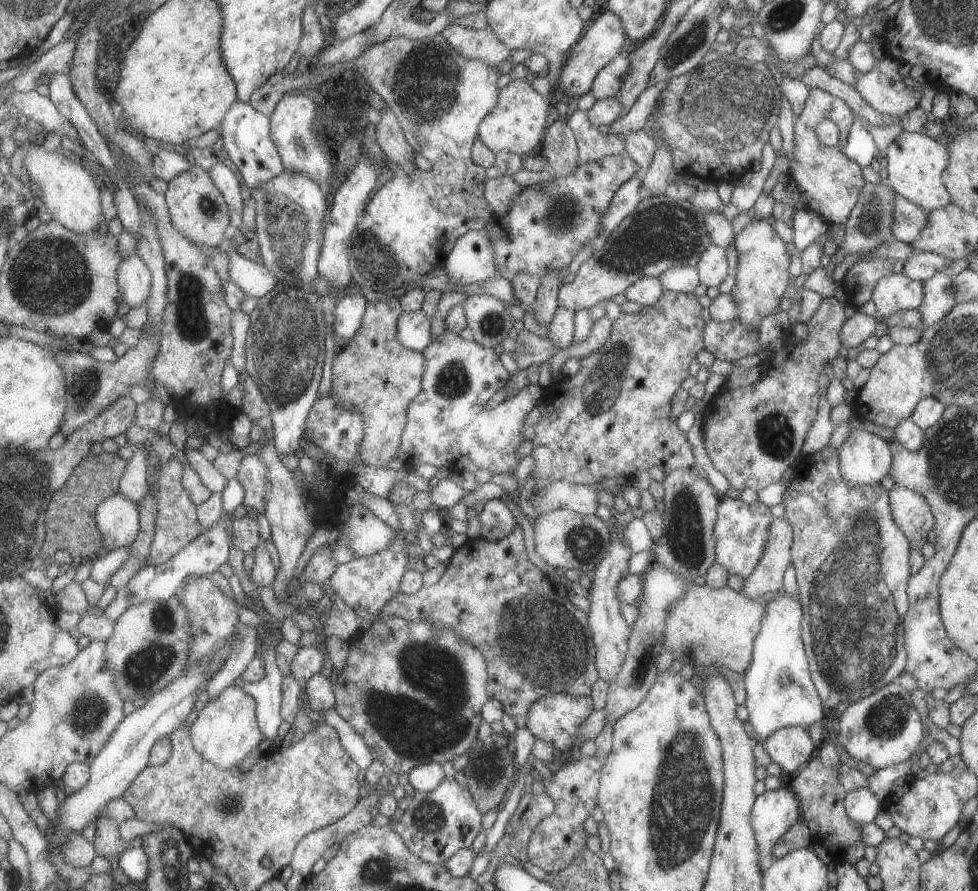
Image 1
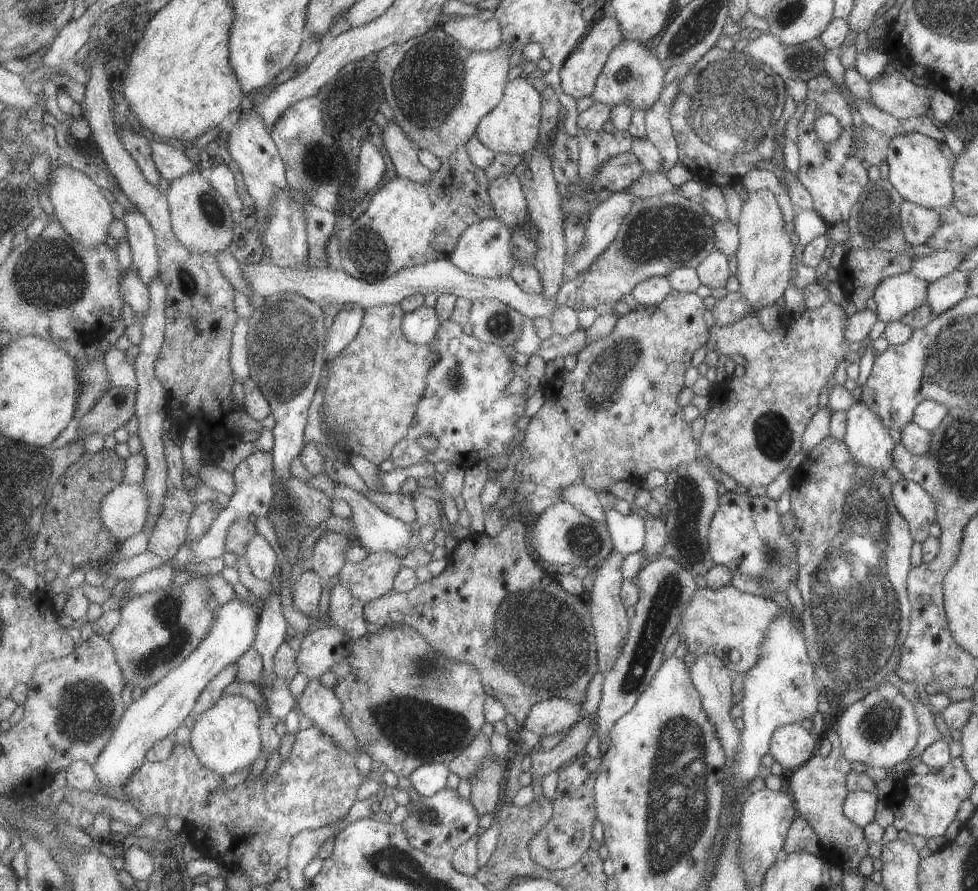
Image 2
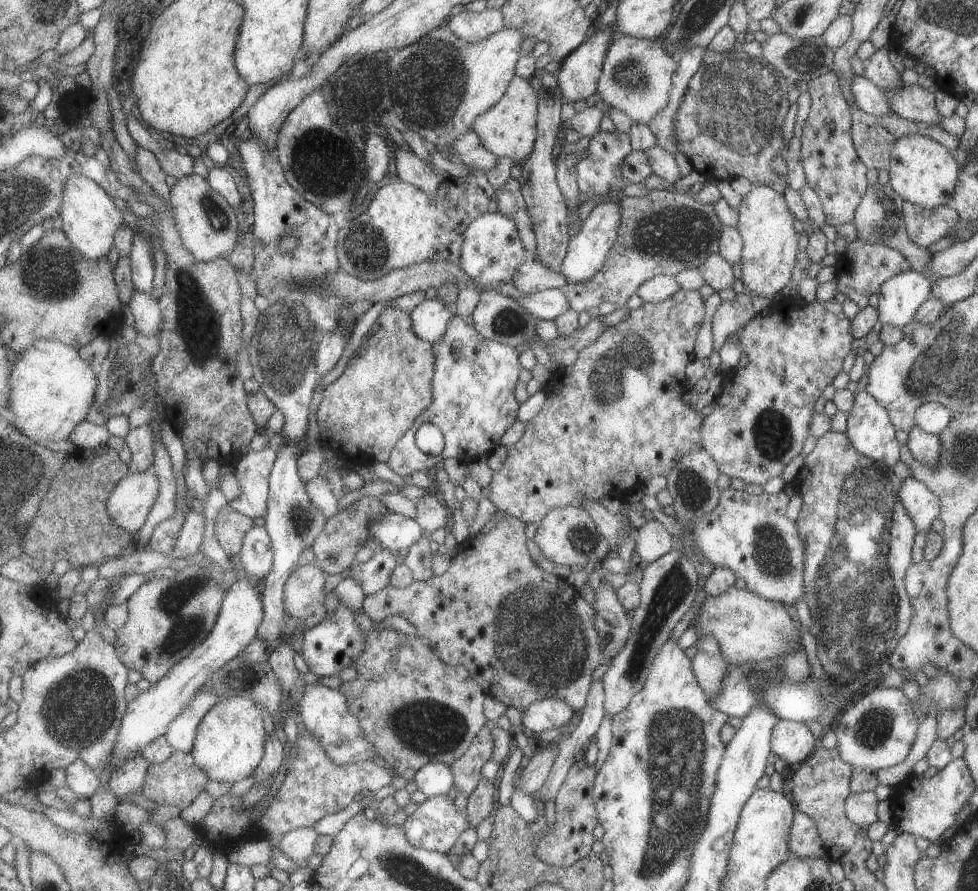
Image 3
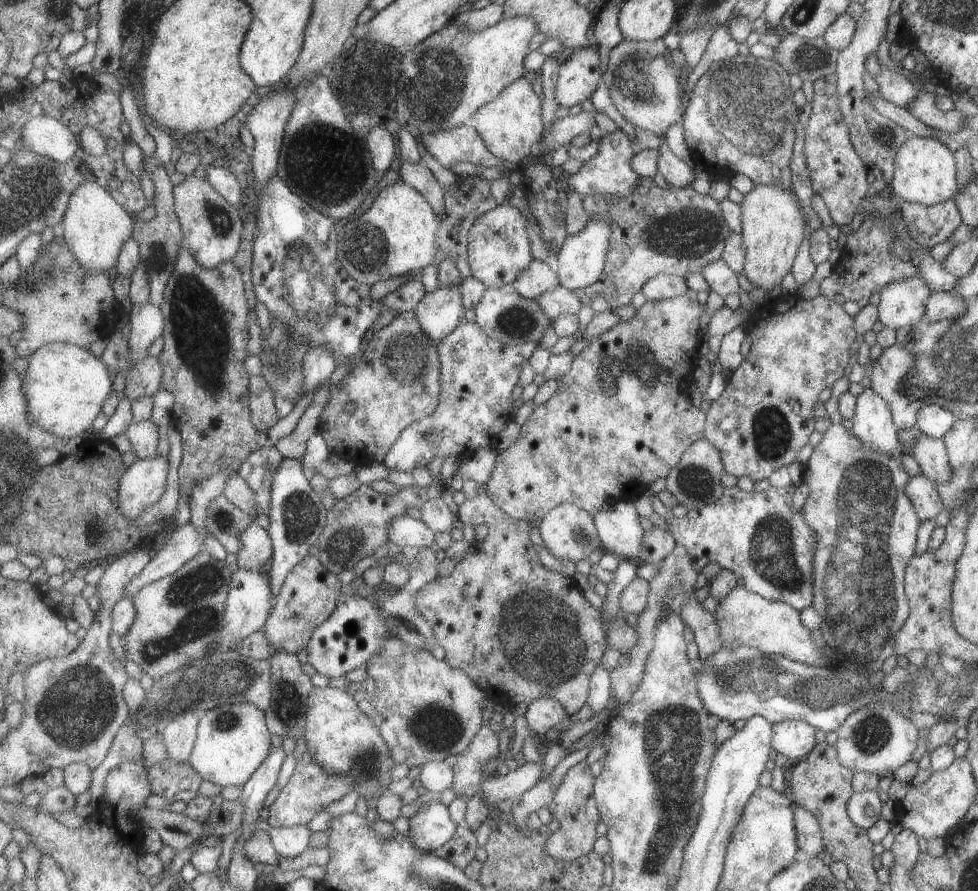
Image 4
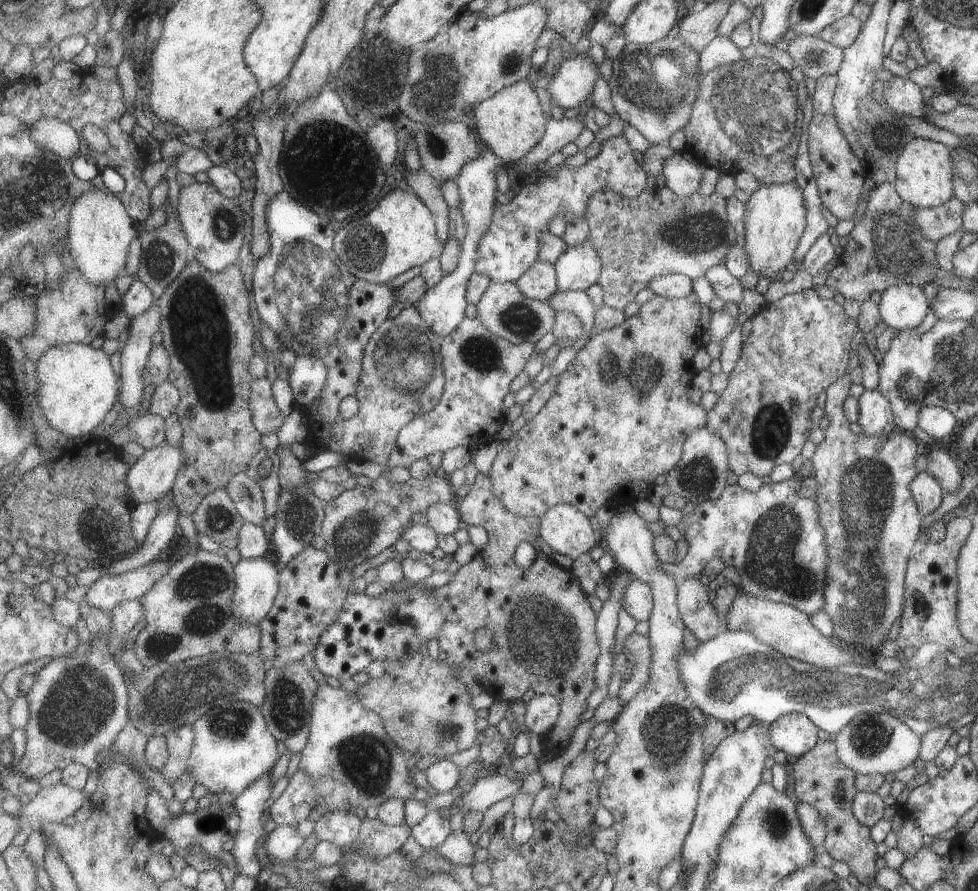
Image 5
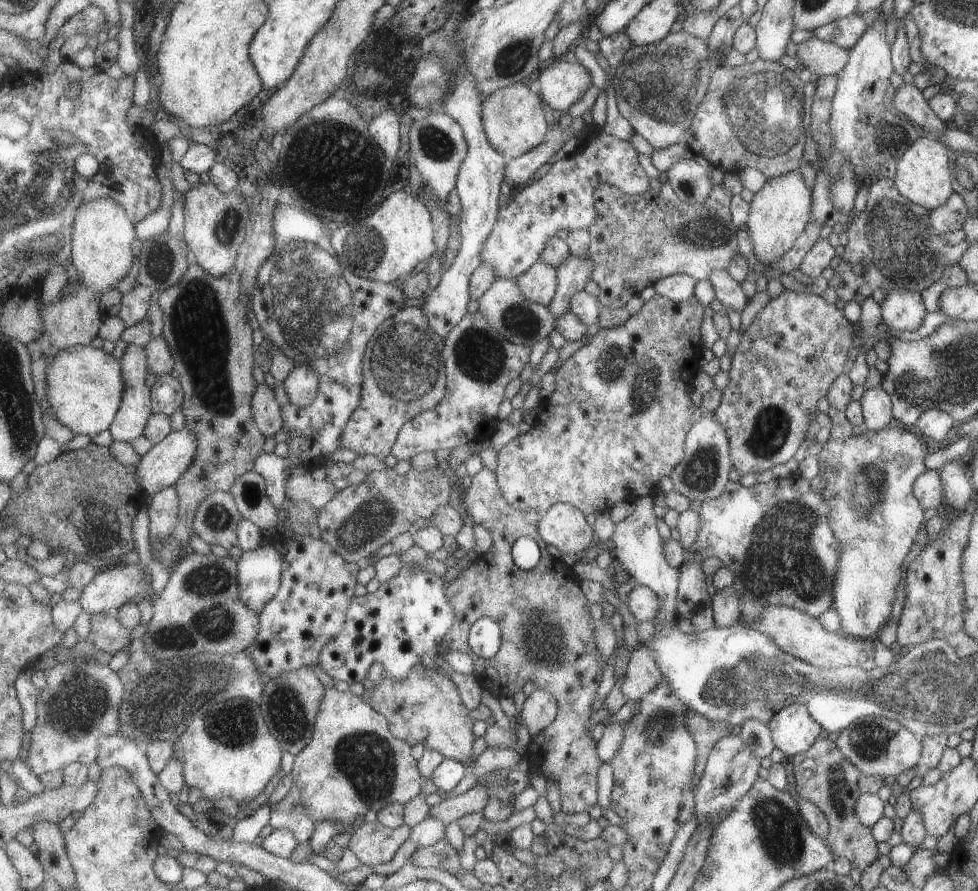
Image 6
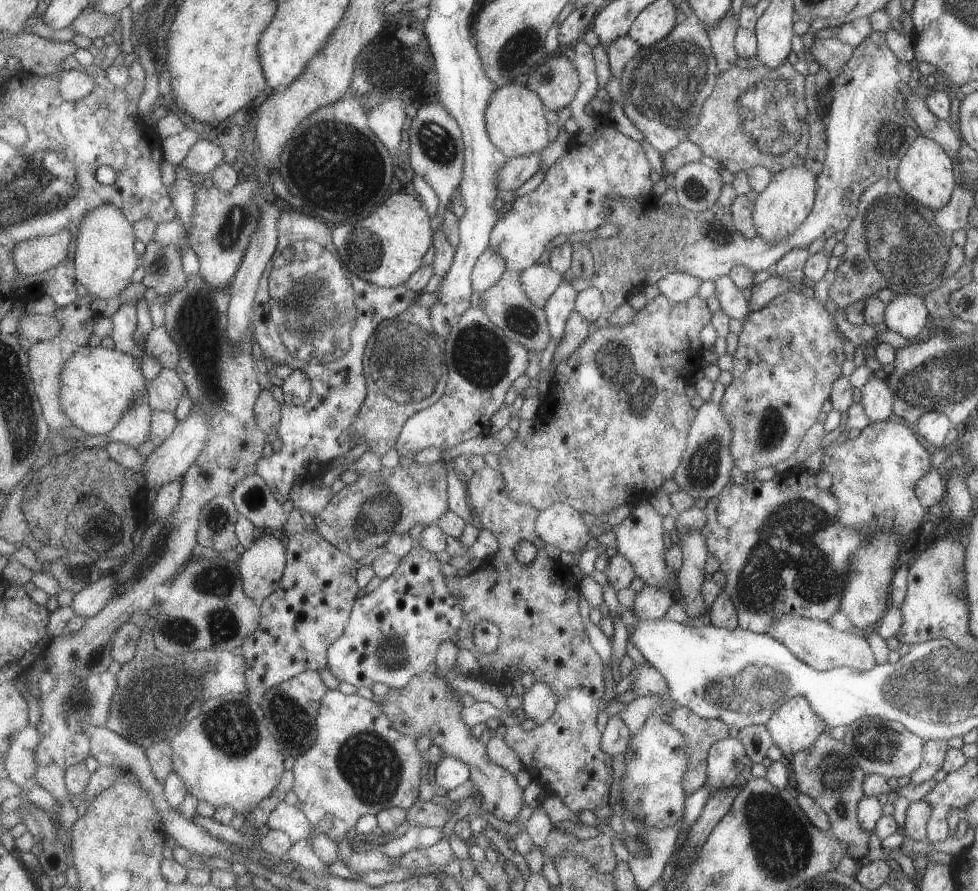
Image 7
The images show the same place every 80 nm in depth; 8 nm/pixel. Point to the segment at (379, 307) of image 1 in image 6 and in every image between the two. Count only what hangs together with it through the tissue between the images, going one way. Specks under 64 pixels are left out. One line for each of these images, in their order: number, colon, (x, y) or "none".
2: (374, 388)
3: (363, 414)
4: (398, 381)
5: (403, 377)
6: (404, 372)

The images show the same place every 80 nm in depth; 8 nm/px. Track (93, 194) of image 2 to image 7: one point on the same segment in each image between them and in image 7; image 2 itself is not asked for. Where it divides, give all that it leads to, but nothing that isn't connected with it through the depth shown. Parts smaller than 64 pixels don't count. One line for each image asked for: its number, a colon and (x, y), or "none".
3: (91, 221)
4: (96, 226)
5: (101, 229)
6: (103, 233)
7: (105, 259)

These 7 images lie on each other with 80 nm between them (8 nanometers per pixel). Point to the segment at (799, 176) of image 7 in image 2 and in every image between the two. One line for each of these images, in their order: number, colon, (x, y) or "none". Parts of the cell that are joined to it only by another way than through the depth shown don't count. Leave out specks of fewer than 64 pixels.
2: (765, 254)
3: (771, 238)
4: (773, 231)
5: (775, 213)
6: (779, 210)

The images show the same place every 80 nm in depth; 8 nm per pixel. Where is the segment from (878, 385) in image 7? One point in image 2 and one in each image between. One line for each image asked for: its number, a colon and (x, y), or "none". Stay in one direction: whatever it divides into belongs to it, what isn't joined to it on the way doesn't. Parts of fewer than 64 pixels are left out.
2: (867, 439)
3: (868, 427)
4: (871, 422)
5: (874, 418)
6: (875, 403)

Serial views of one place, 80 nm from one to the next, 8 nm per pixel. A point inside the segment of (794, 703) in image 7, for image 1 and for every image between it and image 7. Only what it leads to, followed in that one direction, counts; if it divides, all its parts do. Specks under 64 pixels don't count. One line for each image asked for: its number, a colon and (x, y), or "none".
1: (789, 747)
2: (791, 745)
3: (792, 742)
4: (792, 738)
5: (794, 734)
6: (793, 730)

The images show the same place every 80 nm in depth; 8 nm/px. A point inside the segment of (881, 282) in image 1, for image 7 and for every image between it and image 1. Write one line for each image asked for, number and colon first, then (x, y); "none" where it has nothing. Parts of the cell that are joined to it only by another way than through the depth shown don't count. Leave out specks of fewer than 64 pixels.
2: (895, 295)
3: (899, 298)
4: (901, 304)
5: (902, 307)
6: (901, 309)
7: (905, 314)

